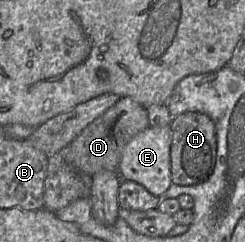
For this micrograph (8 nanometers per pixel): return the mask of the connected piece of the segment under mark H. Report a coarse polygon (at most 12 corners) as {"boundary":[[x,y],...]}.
{"boundary":[[204,113],[174,117],[172,183],[206,181],[217,154],[216,127]]}

